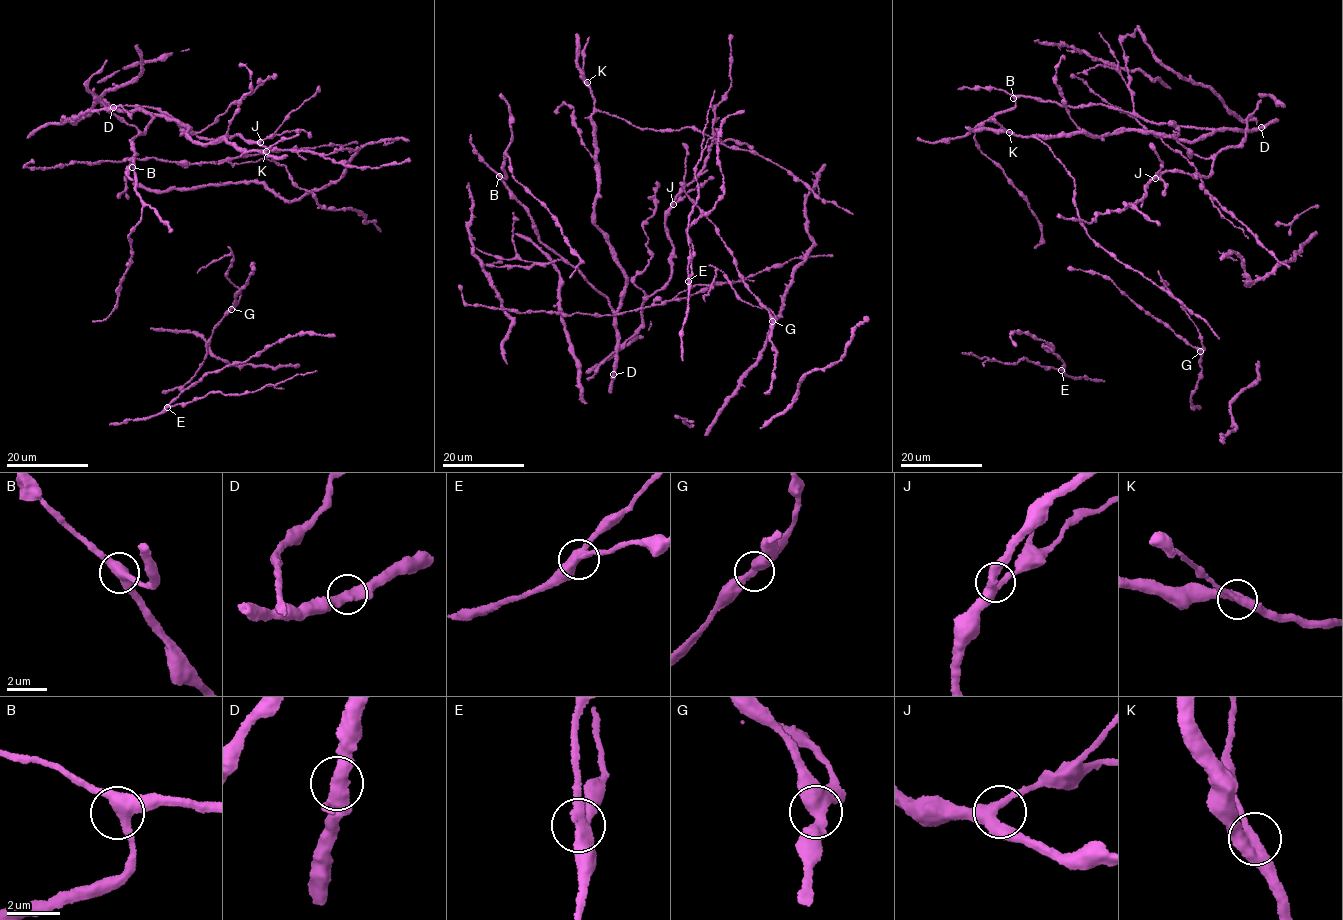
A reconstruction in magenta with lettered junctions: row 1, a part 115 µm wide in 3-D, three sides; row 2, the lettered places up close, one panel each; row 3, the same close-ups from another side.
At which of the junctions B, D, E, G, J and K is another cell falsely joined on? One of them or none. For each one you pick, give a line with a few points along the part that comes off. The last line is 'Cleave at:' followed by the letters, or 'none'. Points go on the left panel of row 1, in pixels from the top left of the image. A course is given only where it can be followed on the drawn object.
Cleave at: none

